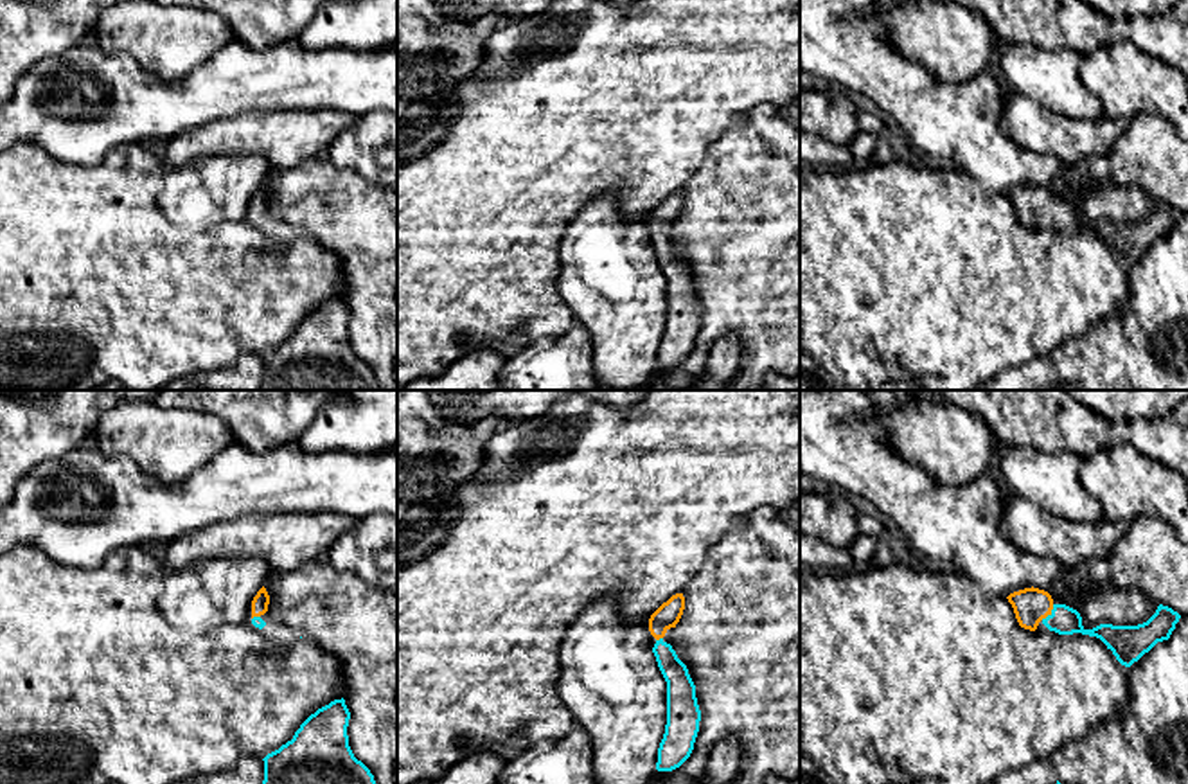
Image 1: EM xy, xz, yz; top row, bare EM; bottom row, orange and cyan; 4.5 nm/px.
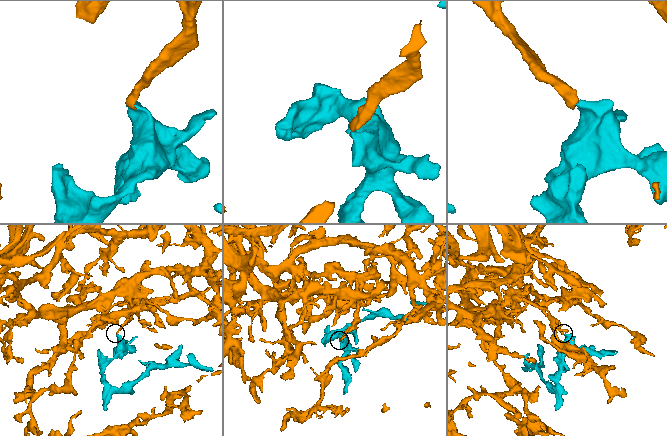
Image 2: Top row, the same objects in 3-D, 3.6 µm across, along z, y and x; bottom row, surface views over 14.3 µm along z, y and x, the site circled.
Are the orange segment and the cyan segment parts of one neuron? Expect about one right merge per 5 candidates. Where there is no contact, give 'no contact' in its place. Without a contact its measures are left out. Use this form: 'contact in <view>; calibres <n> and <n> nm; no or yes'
contact in yz; calibres 160 and 130 nm; yes

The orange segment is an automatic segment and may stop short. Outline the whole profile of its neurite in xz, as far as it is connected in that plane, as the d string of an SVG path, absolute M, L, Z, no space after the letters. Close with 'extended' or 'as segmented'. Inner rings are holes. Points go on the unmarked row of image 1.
M676 191L649 216L649 228L656 236L652 250L667 279L667 322L658 345L658 369L672 369L690 354L701 318L696 282L688 266L672 243L663 237L665 230L679 219L683 207L685 194Z | extended

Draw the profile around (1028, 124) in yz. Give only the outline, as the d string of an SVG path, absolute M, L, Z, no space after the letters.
M1005 90L999 126L1024 151L1075 165L1082 158L1107 155L1129 122L1104 115L1093 120L1069 119L1048 111L1023 94Z

